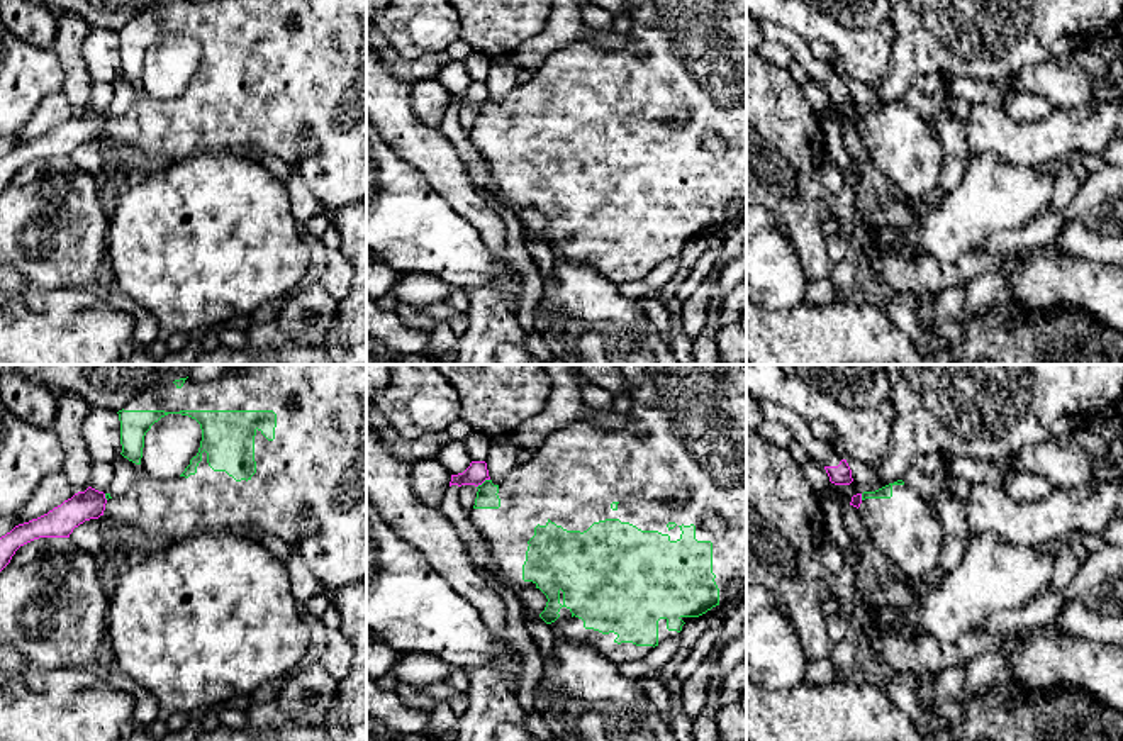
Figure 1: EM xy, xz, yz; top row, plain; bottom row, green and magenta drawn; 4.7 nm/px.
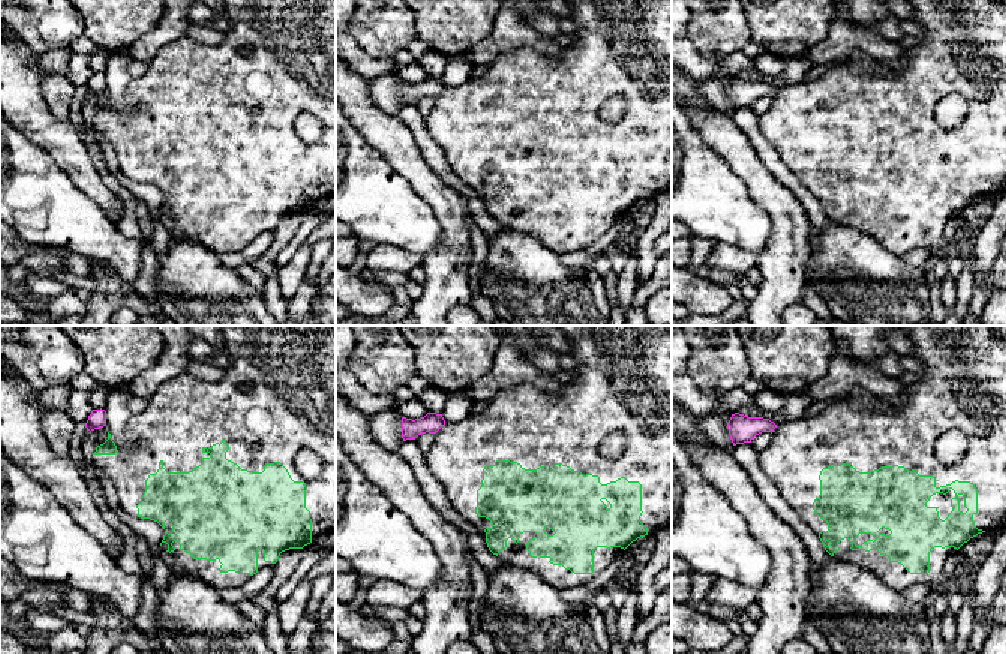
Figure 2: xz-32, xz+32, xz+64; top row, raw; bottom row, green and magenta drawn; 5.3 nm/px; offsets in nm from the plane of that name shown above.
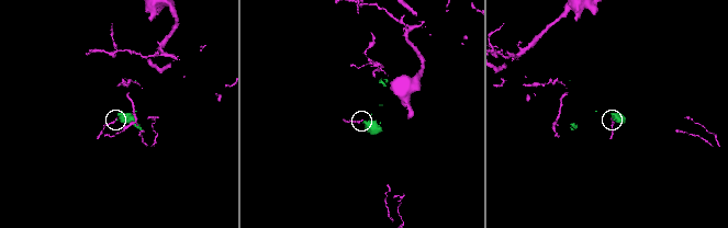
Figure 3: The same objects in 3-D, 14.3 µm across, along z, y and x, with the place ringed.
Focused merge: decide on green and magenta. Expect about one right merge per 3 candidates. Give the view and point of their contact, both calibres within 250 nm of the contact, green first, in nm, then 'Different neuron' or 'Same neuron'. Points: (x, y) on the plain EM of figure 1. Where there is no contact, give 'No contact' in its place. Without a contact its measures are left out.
Touches green at xz (484, 102). Thickness 100 nm (green) against 100 nm. Different neuron

